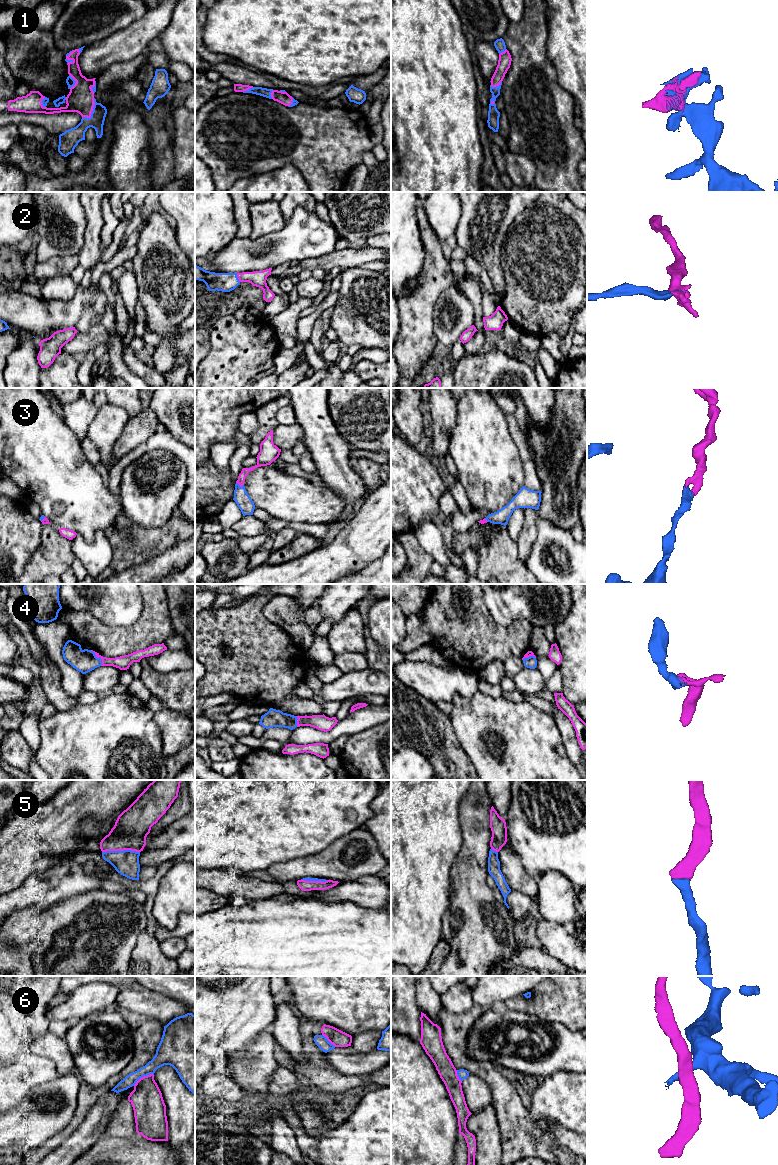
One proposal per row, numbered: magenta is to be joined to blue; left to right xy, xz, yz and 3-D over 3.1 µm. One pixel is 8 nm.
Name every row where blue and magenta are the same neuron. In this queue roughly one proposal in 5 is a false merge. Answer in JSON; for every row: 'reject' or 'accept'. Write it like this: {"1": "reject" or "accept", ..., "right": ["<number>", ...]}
{"1": "accept", "2": "accept", "3": "accept", "4": "accept", "5": "accept", "6": "reject", "right": ["1", "2", "3", "4", "5"]}

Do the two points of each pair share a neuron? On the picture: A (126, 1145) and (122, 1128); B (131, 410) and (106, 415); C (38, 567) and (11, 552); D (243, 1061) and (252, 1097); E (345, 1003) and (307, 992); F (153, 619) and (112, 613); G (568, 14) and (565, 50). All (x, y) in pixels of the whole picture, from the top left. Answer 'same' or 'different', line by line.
A: different
B: different
C: different
D: same
E: same
F: different
G: same

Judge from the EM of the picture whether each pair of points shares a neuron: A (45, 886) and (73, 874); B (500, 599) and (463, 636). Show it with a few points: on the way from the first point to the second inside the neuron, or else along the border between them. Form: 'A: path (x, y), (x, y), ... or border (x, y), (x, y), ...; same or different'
A: path (52, 886), (66, 880); same
B: border (483, 594), (485, 606), (491, 617), (505, 626); different

